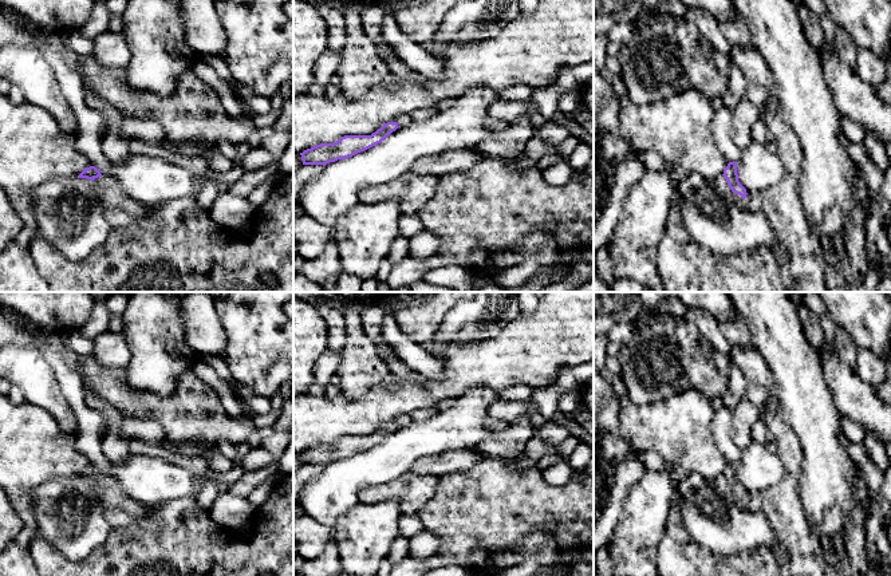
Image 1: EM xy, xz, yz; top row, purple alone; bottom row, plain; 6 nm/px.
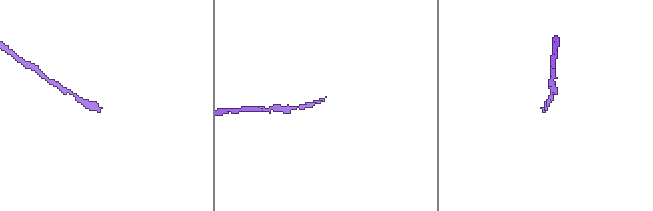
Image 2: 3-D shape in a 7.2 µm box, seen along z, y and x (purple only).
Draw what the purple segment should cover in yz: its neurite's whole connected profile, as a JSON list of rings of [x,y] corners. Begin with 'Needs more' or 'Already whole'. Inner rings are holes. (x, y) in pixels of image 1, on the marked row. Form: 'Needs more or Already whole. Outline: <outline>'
Needs more. Outline: [[[729,162],[724,169],[724,178],[728,181],[729,188],[733,192],[733,200],[736,202],[744,202],[746,197],[746,189],[740,184],[737,174],[737,162]]]

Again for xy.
Needs more. Outline: [[[95,166],[83,169],[78,178],[91,179],[95,196],[111,228],[125,228],[153,214],[153,208],[141,205],[123,194],[117,181],[102,174]]]

